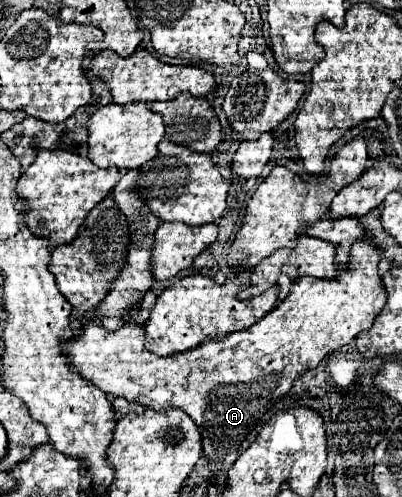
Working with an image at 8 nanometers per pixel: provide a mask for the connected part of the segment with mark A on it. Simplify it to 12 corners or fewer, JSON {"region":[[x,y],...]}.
{"region":[[382,251],[302,277],[246,331],[158,357],[94,319],[62,351],[104,393],[240,449],[386,303]]}

